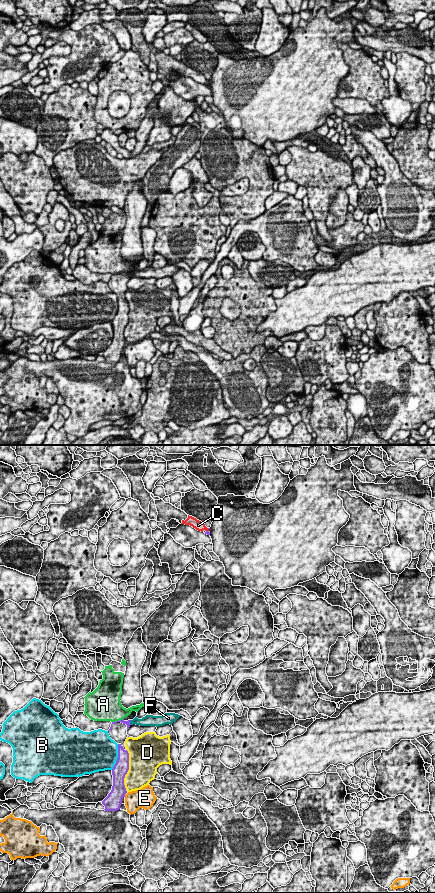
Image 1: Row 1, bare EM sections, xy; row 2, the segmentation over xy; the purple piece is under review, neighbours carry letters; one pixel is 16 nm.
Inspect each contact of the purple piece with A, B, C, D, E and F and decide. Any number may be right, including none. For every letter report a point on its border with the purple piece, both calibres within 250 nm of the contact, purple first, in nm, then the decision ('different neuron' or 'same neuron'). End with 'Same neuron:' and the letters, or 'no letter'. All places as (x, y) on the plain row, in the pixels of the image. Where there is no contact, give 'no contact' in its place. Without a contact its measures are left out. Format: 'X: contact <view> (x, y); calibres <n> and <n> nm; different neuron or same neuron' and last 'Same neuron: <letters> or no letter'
A: contact xy (117, 273); calibres 70 and 420 nm; different neuron
B: contact xy (118, 309); calibres 240 and 480 nm; different neuron
C: contact xy (207, 83); calibres 60 and 160 nm; different neuron
D: contact xy (128, 321); calibres 240 and 460 nm; different neuron
E: contact xy (124, 347); calibres 280 and 300 nm; different neuron
F: contact xy (129, 274); calibres 70 and 140 nm; different neuron
Same neuron: no letter

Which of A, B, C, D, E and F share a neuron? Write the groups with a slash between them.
A / B / C / D / E / F

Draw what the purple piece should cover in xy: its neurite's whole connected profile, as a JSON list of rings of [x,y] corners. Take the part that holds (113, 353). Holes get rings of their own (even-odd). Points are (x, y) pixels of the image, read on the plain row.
[[[132,263],[130,267],[124,271],[112,274],[108,286],[112,292],[118,296],[118,310],[112,321],[113,338],[111,344],[102,353],[105,363],[117,363],[120,361],[122,351],[125,349],[126,340],[124,330],[129,322],[129,305],[125,299],[125,293],[129,289],[127,282],[130,279],[130,273],[137,268],[136,263]]]

